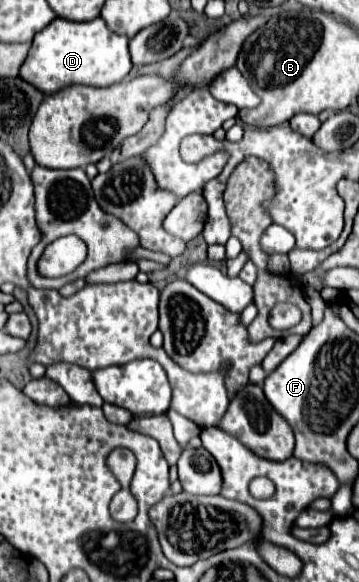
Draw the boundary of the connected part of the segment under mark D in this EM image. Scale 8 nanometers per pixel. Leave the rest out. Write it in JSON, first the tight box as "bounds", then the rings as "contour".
{"bounds":[20,18,132,94],"contour":[[[56,18],[34,36],[30,56],[26,58],[26,64],[22,64],[20,76],[22,80],[30,80],[44,94],[52,94],[68,84],[110,86],[122,82],[130,74],[132,62],[128,40],[128,36],[112,32],[102,18],[94,18],[90,22]]]}

